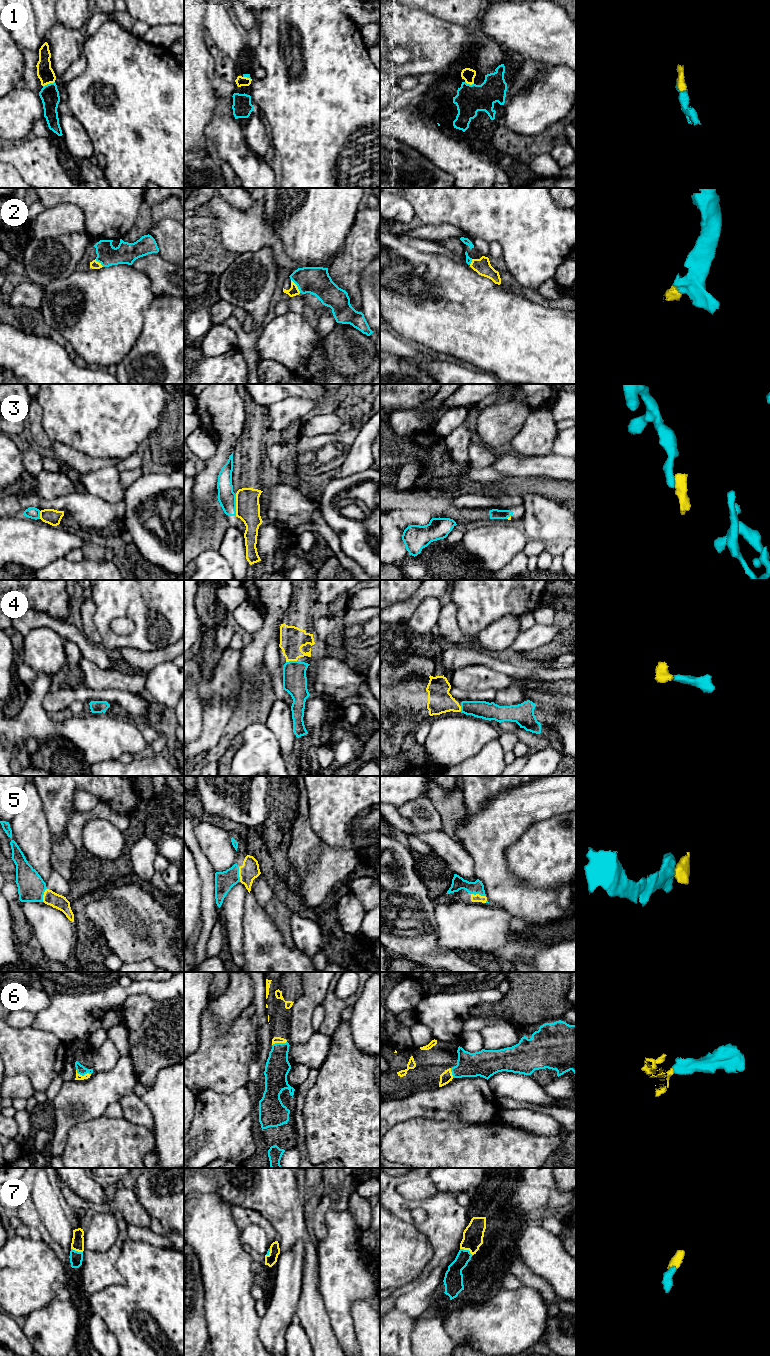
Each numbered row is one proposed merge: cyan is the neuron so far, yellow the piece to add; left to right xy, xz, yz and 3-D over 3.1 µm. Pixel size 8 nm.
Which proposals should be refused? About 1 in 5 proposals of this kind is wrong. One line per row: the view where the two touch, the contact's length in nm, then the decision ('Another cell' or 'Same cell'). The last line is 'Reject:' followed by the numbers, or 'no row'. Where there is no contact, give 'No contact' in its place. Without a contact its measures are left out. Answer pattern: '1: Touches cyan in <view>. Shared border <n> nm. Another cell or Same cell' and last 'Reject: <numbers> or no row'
1: Touches cyan in xy. Shared border 100 nm. Same cell
2: Touches cyan in xz. Shared border 130 nm. Same cell
3: Touches cyan in xz. Shared border 180 nm. Another cell
4: Touches cyan in xz. Shared border 90 nm. Same cell
5: Touches cyan in xz. Shared border 120 nm. Same cell
6: Touches cyan in xy. Shared border 130 nm. Same cell
7: Touches cyan in yz. Shared border 120 nm. Same cell
Reject: 3

